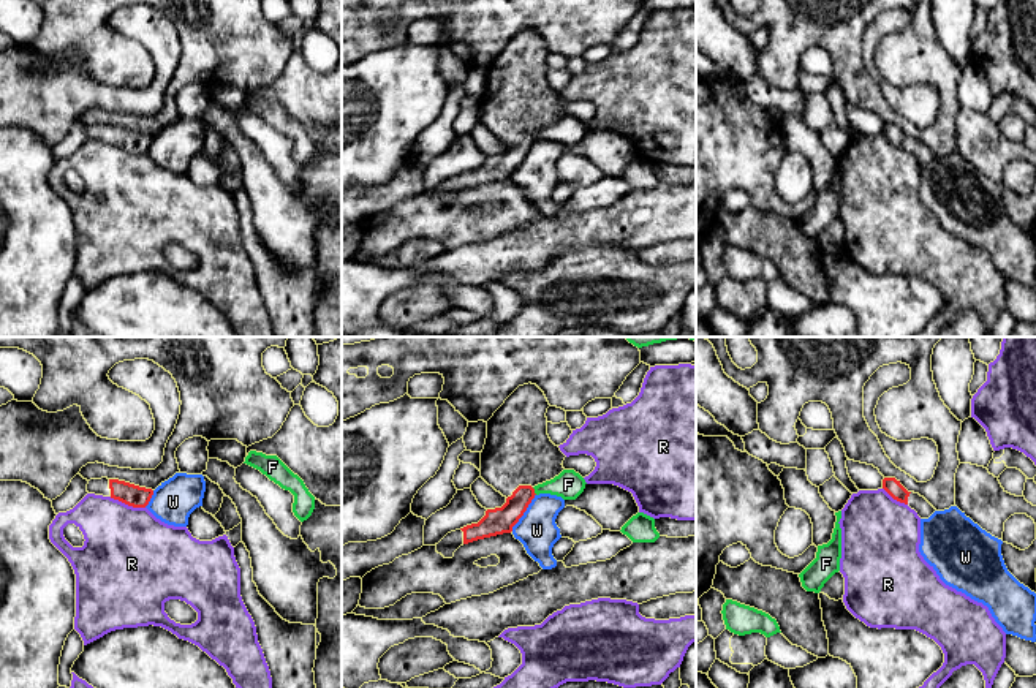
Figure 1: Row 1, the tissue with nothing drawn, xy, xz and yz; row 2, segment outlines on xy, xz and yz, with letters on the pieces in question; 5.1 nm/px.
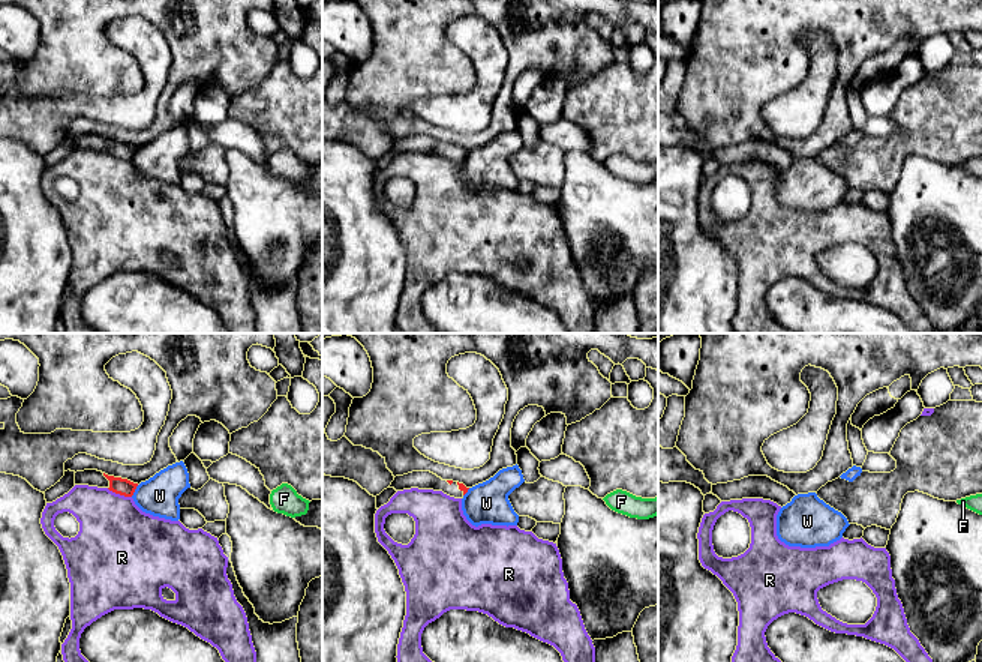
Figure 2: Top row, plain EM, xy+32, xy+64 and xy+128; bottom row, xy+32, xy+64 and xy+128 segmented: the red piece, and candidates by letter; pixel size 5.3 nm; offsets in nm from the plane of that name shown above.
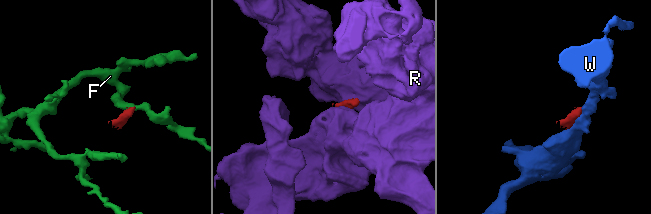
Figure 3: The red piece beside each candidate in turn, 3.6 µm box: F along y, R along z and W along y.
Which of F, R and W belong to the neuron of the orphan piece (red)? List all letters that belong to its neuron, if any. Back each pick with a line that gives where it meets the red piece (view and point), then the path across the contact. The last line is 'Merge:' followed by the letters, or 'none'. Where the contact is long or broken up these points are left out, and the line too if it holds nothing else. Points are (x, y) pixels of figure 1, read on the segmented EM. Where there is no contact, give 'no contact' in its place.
Merge: none

